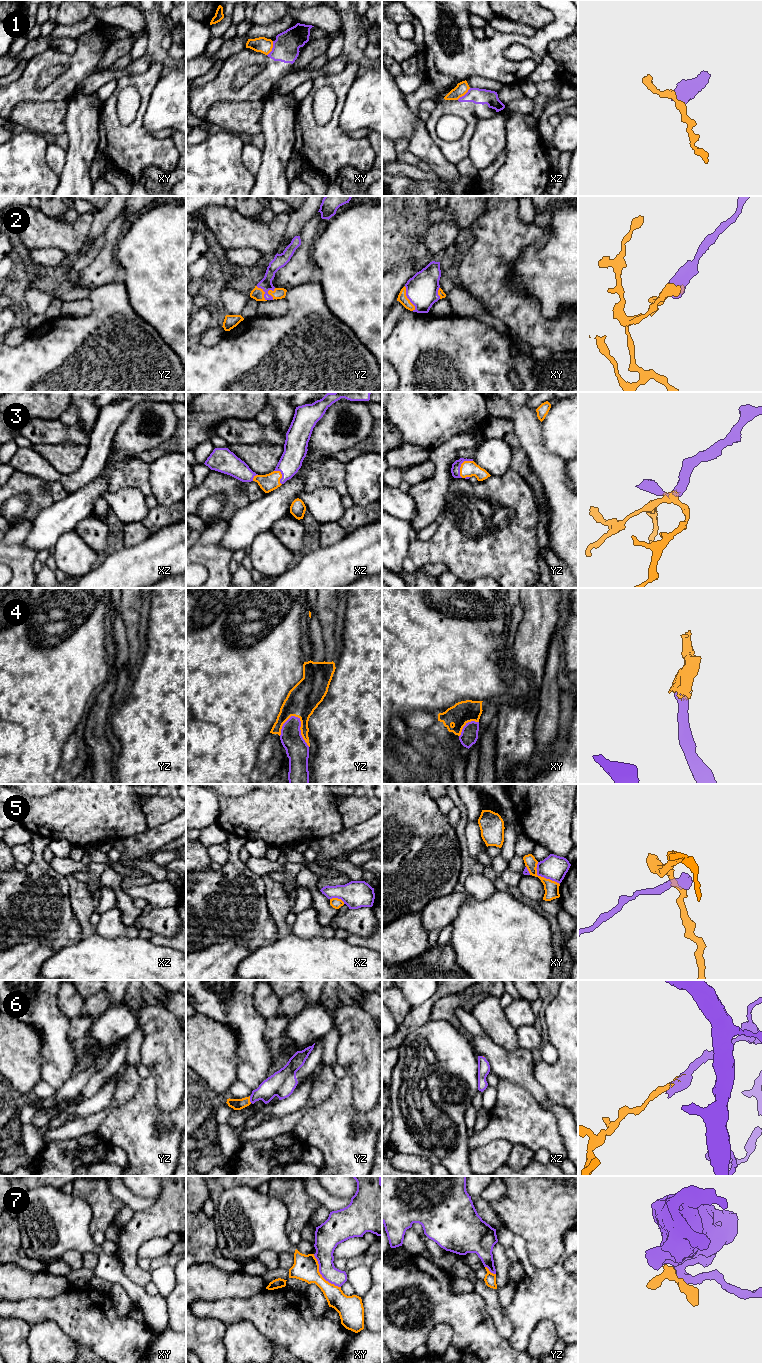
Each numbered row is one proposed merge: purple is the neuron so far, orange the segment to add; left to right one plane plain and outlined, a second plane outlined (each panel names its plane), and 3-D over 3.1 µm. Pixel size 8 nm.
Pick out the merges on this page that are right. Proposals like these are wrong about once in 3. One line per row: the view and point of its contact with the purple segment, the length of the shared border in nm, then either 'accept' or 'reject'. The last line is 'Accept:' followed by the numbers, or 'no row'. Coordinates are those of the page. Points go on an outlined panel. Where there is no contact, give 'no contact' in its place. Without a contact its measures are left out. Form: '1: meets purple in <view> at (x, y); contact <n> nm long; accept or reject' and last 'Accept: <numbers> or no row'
1: meets purple in xy at (272, 48); contact 130 nm long; reject
2: meets purple in xy at (407, 297); contact 220 nm long; accept
3: meets purple in yz at (460, 465); contact 170 nm long; accept
4: meets purple in yz at (299, 729); contact 300 nm long; accept
5: meets purple in xy at (542, 876); contact 260 nm long; reject
6: meets purple in yz at (250, 1099); contact 60 nm long; accept
7: meets purple in xy at (320, 1273); contact 340 nm long; reject
Accept: 2, 3, 4, 6

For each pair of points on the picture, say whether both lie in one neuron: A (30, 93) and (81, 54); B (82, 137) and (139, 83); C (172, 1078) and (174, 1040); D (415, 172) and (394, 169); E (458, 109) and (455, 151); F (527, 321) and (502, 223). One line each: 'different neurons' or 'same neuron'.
A: same neuron
B: different neurons
C: same neuron
D: same neuron
E: same neuron
F: same neuron

